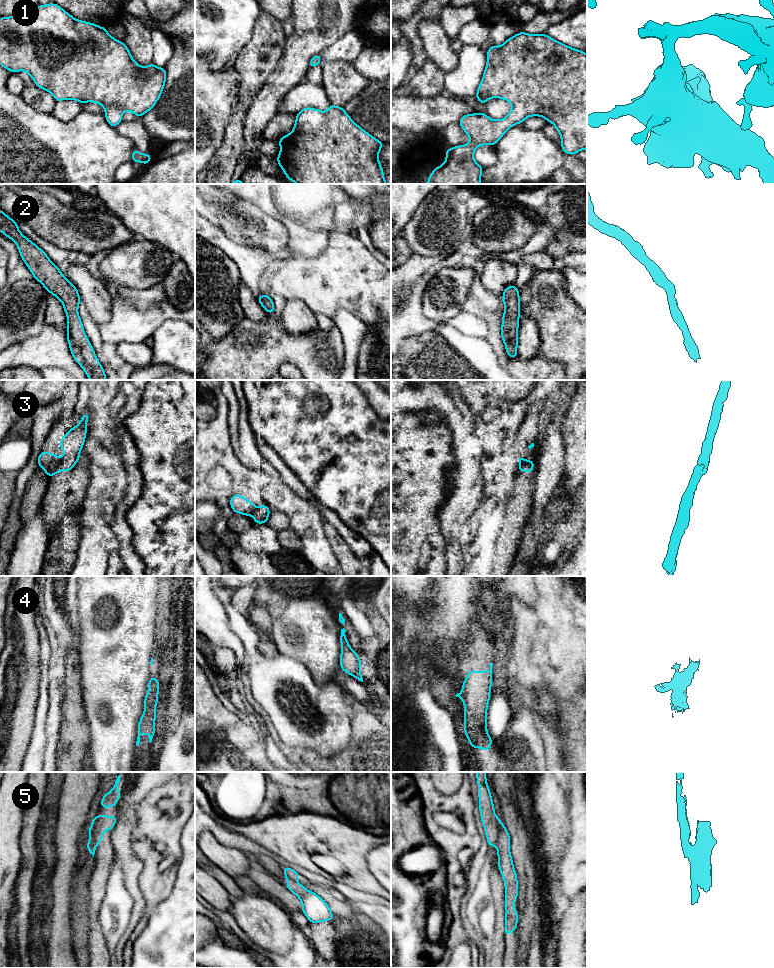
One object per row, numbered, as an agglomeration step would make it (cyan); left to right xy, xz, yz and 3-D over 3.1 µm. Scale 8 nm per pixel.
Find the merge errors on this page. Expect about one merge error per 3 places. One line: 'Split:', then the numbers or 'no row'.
Split: 5

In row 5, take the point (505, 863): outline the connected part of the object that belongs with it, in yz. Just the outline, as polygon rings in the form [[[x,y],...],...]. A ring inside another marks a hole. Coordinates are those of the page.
[[[502,822],[499,823],[497,840],[498,867],[504,879],[505,885],[505,936],[515,931],[518,922],[518,913],[513,903],[518,896],[518,882],[516,871],[510,854],[510,837]]]

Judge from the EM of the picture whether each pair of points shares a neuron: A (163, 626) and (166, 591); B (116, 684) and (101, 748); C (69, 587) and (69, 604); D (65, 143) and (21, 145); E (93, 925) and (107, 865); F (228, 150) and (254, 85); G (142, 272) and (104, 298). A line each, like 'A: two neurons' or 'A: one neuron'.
A: one neuron
B: one neuron
C: one neuron
D: one neuron
E: one neuron
F: one neuron
G: two neurons

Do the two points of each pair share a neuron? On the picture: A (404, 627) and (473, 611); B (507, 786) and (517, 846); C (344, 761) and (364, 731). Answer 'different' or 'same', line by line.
A: same
B: same
C: same

